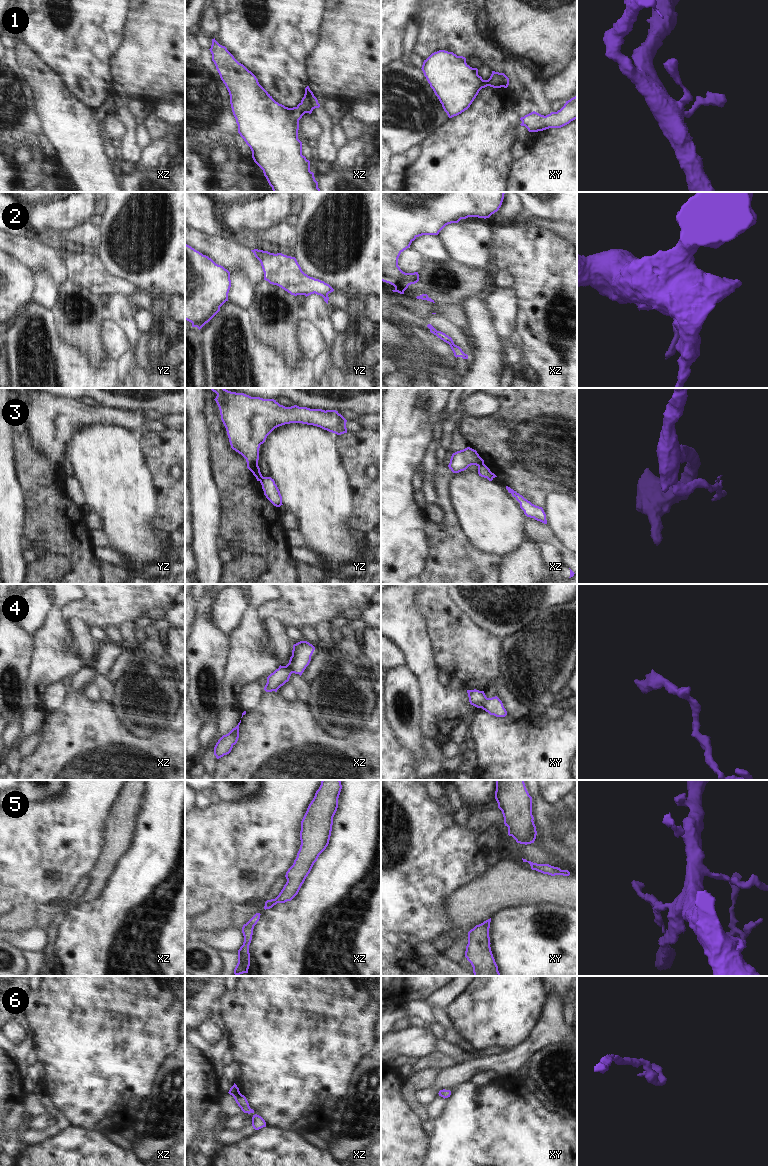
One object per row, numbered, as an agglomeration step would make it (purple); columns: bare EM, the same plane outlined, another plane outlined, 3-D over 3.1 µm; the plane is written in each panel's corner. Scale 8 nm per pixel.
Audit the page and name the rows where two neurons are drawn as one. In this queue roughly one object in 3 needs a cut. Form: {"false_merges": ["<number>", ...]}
{"false_merges": ["2", "3"]}

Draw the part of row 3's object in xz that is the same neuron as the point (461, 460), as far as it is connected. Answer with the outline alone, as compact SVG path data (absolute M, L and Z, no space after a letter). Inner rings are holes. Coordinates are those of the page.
M467 447L452 454L448 467L453 473L459 473L471 465L480 466L483 463L477 451Z

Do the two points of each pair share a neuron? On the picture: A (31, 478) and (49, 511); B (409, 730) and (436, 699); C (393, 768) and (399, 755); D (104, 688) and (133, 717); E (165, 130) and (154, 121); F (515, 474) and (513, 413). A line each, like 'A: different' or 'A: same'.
A: same
B: different
C: same
D: different
E: same
F: same

